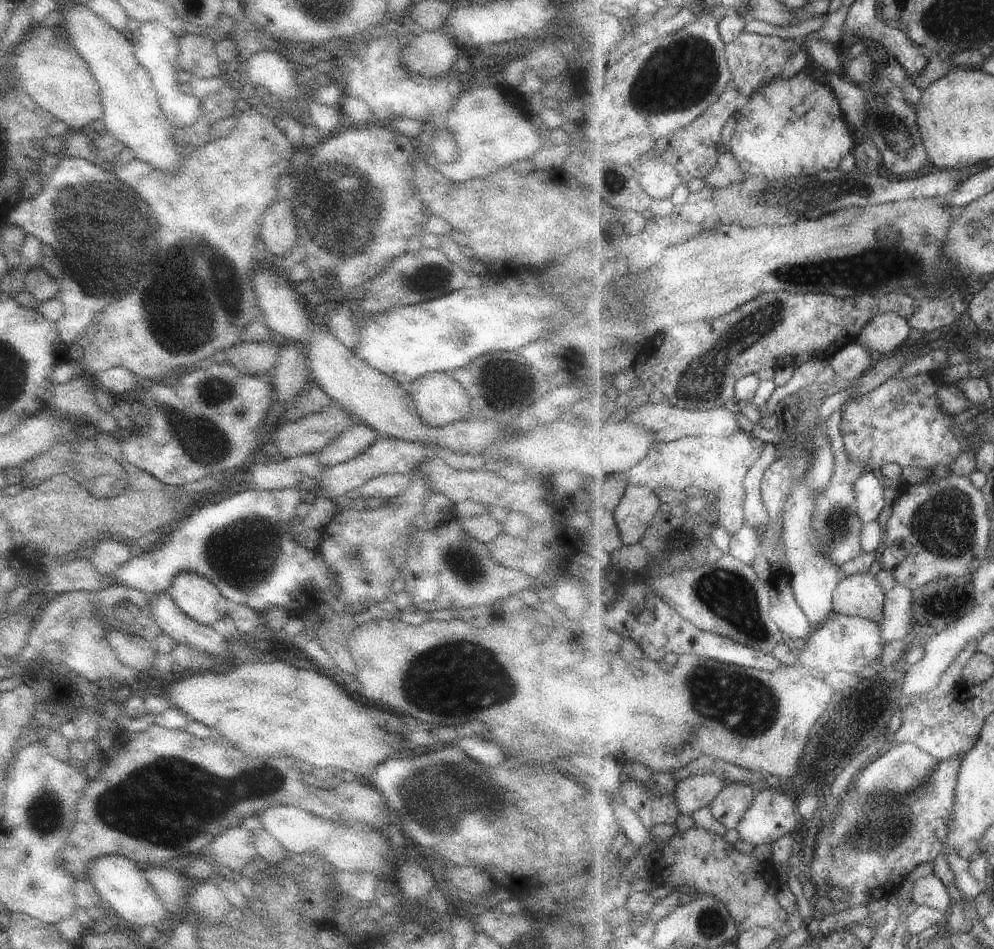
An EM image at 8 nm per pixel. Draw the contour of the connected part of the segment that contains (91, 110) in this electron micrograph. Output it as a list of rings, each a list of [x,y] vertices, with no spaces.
[[[48,22],[42,24],[42,26],[32,24],[32,28],[27,34],[30,34],[30,36],[26,36],[16,46],[18,52],[13,52],[13,55],[7,61],[10,66],[14,66],[11,71],[16,74],[14,80],[18,82],[16,86],[20,94],[26,92],[38,106],[50,112],[56,120],[62,120],[64,124],[69,126],[70,130],[91,129],[94,121],[98,120],[98,118],[103,118],[102,95],[88,63],[70,42],[66,30],[61,25],[54,25]]]

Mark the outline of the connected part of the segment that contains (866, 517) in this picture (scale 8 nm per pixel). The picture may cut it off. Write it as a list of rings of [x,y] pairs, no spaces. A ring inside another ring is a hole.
[[[867,472],[856,483],[859,495],[859,514],[865,524],[879,520],[880,514],[888,506],[886,502],[886,479],[877,472]]]

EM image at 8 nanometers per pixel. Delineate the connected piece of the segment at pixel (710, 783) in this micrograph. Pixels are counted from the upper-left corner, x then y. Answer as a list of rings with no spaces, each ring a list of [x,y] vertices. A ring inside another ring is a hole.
[[[710,772],[704,776],[690,776],[677,784],[673,793],[681,814],[693,815],[702,808],[710,807],[718,795],[726,788],[724,776]]]

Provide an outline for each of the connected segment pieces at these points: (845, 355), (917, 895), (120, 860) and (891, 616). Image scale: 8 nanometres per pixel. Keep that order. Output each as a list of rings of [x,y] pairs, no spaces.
[[[858,342],[845,346],[829,360],[829,363],[837,376],[849,381],[862,378],[875,366],[872,351]]]
[[[932,874],[918,879],[914,883],[912,894],[918,905],[932,906],[938,910],[950,909],[954,903],[948,886]]]
[[[118,854],[96,858],[85,876],[100,893],[103,906],[112,908],[115,914],[123,918],[130,927],[139,930],[146,925],[158,927],[168,925],[170,916],[168,909],[162,904],[156,891],[148,882],[144,867],[139,866],[132,859]]]
[[[898,584],[887,593],[887,617],[882,622],[884,640],[891,642],[908,637],[914,618],[914,592],[912,588]]]

